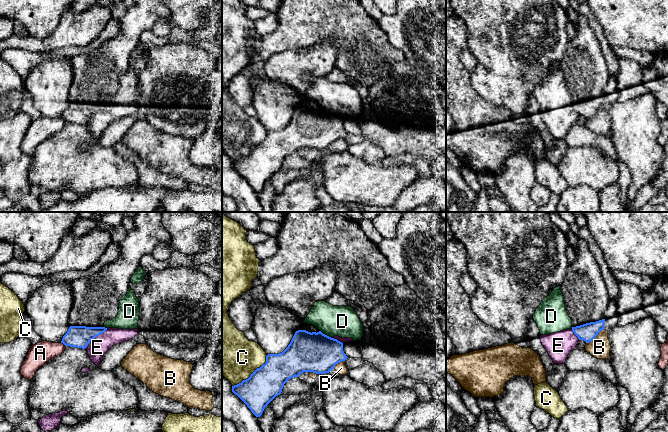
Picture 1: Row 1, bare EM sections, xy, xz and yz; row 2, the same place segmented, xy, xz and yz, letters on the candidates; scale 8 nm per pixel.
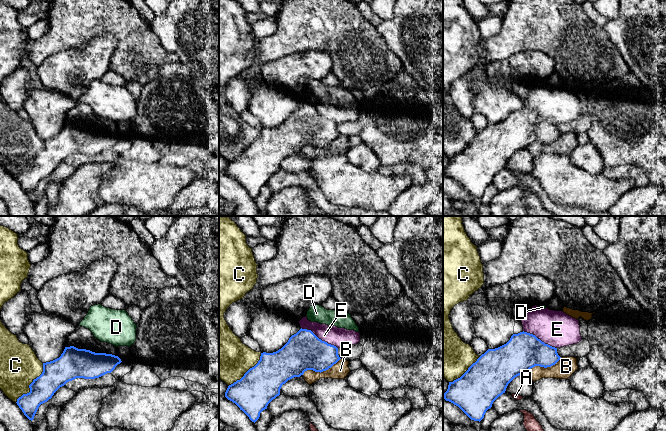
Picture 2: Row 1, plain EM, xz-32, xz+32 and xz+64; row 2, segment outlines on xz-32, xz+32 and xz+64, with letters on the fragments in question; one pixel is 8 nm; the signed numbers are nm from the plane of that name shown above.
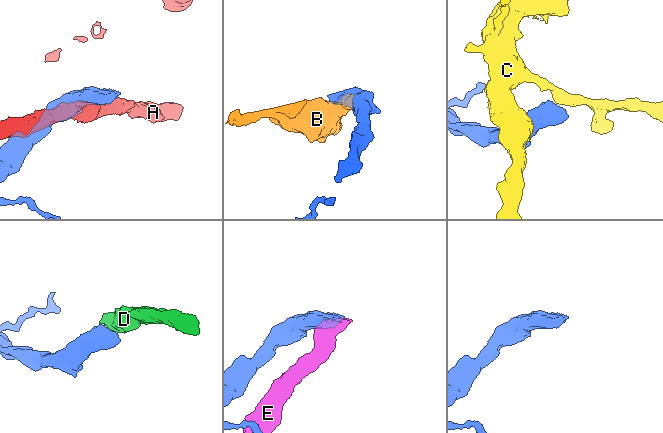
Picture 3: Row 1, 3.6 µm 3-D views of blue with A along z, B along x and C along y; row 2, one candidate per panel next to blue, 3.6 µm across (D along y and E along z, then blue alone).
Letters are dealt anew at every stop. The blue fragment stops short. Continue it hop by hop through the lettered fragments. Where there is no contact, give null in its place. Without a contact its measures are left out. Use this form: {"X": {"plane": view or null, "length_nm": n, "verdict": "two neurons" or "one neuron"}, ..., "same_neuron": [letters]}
{"A": {"plane": "xy", "length_nm": 50, "verdict": "two neurons"}, "B": {"plane": "yz", "length_nm": 180, "verdict": "two neurons"}, "C": {"plane": "xz", "length_nm": 380, "verdict": "two neurons"}, "D": {"plane": "xz", "length_nm": 120, "verdict": "two neurons"}, "E": {"plane": "xy", "length_nm": 240, "verdict": "two neurons"}, "same_neuron": []}

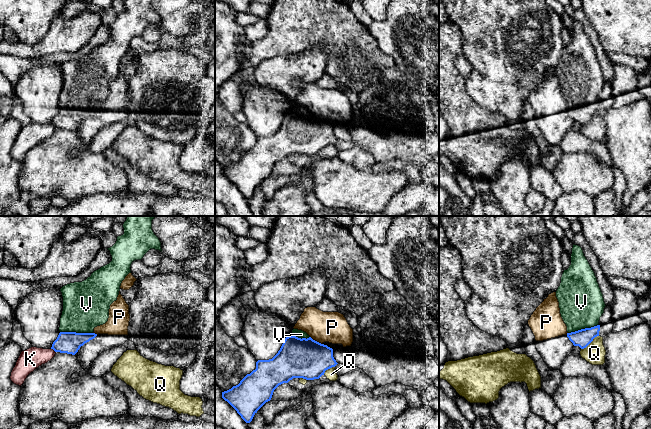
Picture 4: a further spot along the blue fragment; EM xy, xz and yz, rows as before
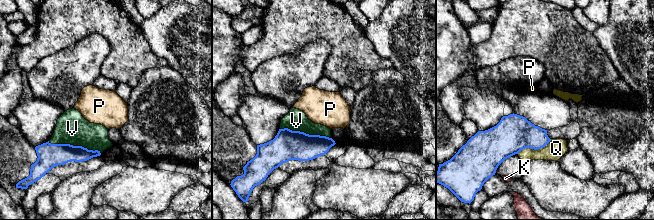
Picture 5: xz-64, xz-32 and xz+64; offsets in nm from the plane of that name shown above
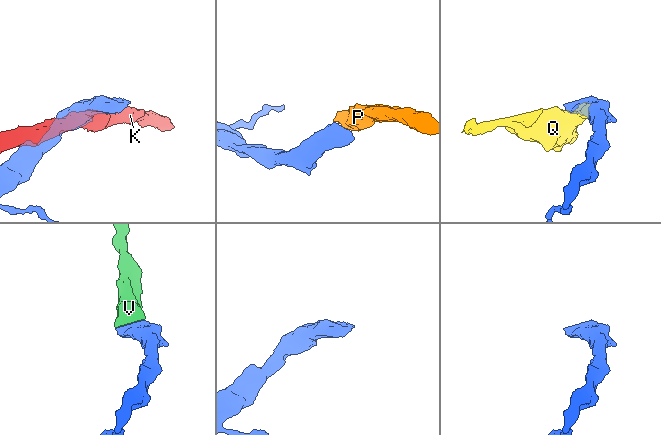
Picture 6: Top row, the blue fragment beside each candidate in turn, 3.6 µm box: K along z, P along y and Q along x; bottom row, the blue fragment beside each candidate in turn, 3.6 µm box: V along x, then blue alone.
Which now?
{"K": {"plane": "xy", "length_nm": 50, "verdict": "two neurons"}, "P": {"plane": "xz", "length_nm": 120, "verdict": "two neurons"}, "Q": {"plane": "yz", "length_nm": 180, "verdict": "two neurons"}, "V": {"plane": "xy", "length_nm": 260, "verdict": "one neuron"}, "same_neuron": ["V"]}

